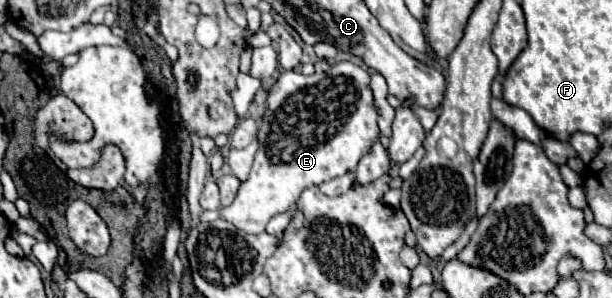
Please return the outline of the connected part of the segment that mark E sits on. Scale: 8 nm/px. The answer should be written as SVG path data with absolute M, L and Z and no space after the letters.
M352 62L332 64L328 72L318 72L312 76L304 76L300 70L284 70L268 88L266 112L258 130L258 152L250 176L240 184L236 200L230 206L220 208L222 218L246 234L260 234L272 216L296 206L304 188L318 186L346 172L354 172L358 160L380 140L380 130L376 124L378 112L368 84L370 74Z

